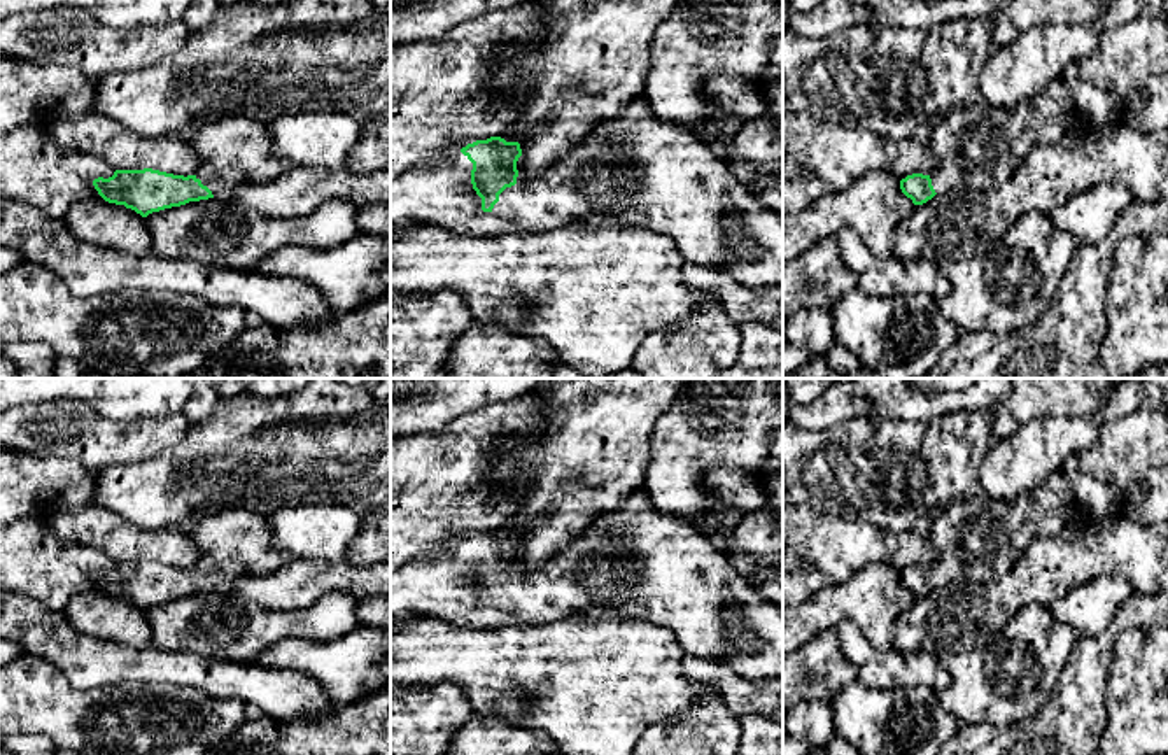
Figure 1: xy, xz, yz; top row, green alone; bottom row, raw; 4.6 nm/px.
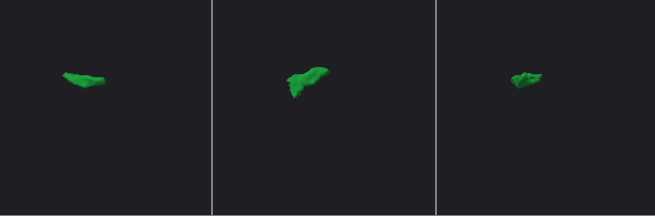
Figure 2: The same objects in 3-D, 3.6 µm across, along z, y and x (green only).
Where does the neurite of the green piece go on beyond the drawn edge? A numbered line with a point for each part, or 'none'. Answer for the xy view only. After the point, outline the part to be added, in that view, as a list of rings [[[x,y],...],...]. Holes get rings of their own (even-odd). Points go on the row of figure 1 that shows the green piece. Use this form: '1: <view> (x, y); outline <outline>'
1: xy (233, 151); outline [[[245,116],[200,124],[191,145],[198,158],[196,179],[221,201],[231,201],[240,187],[270,182],[292,168],[271,156],[268,126]]]

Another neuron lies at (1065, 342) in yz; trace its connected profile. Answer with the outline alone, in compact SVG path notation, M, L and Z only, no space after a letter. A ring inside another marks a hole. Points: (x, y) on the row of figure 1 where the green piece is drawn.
M1168 200L1135 201L1103 240L1077 247L1040 319L1014 331L961 331L923 378L1110 378L1100 347L1114 250L1126 236L1156 233L1168 235Z

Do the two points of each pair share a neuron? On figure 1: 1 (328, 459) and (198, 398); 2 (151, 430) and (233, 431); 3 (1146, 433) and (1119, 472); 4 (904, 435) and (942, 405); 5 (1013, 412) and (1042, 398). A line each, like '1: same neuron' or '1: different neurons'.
1: different neurons
2: different neurons
3: same neuron
4: different neurons
5: same neuron

